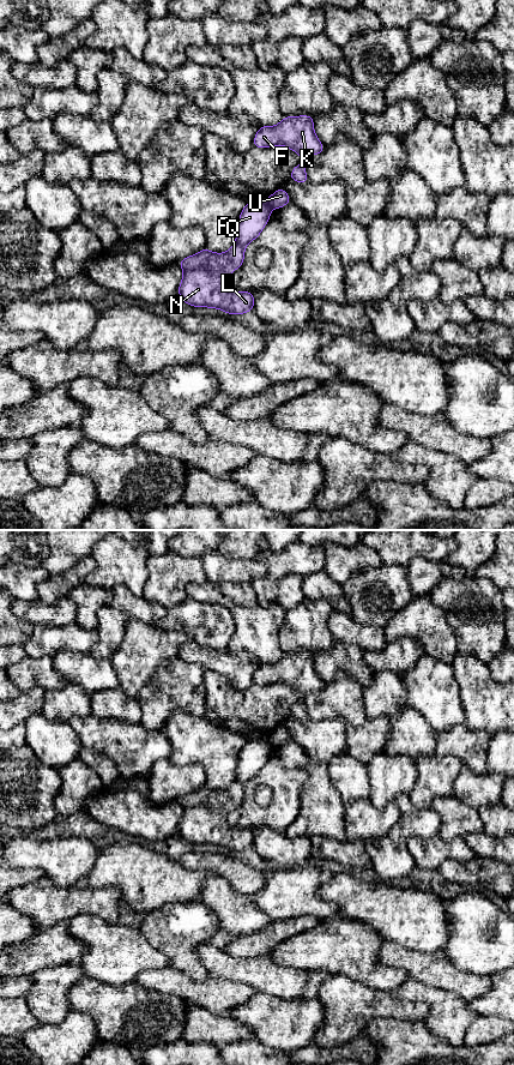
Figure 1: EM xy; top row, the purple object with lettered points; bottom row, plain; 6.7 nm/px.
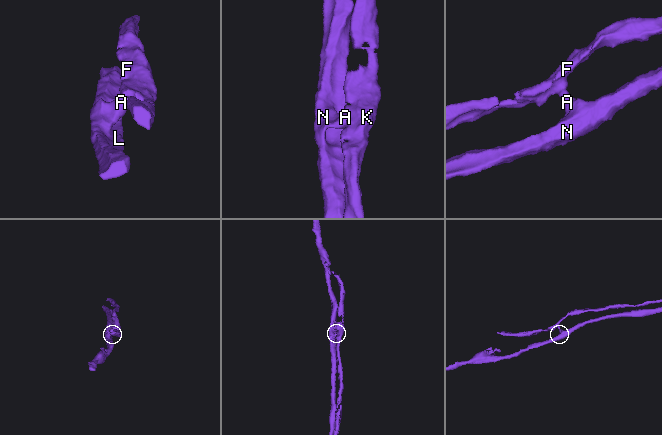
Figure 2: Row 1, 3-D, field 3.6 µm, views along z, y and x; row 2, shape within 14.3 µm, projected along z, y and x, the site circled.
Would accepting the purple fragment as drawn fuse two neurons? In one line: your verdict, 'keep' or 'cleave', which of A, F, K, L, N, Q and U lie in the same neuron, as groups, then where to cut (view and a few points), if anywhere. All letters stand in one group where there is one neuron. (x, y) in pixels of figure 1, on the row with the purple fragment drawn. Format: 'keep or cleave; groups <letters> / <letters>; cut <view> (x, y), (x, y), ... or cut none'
cleave; groups A L N Q / F K U; cut xy (267, 199), (272, 208)

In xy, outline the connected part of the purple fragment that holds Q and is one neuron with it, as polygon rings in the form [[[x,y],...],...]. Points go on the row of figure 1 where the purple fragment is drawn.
[[[268,199],[246,203],[238,217],[236,241],[228,252],[216,253],[206,247],[180,260],[183,278],[179,297],[192,307],[207,307],[226,314],[244,314],[254,309],[252,291],[229,288],[230,273],[242,266],[246,246],[254,241],[270,221]]]

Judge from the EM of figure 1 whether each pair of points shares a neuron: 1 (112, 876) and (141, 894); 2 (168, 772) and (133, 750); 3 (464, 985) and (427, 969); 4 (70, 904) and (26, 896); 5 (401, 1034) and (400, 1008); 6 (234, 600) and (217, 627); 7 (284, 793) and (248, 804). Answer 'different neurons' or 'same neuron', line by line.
1: same neuron
2: different neurons
3: same neuron
4: same neuron
5: different neurons
6: different neurons
7: same neuron

